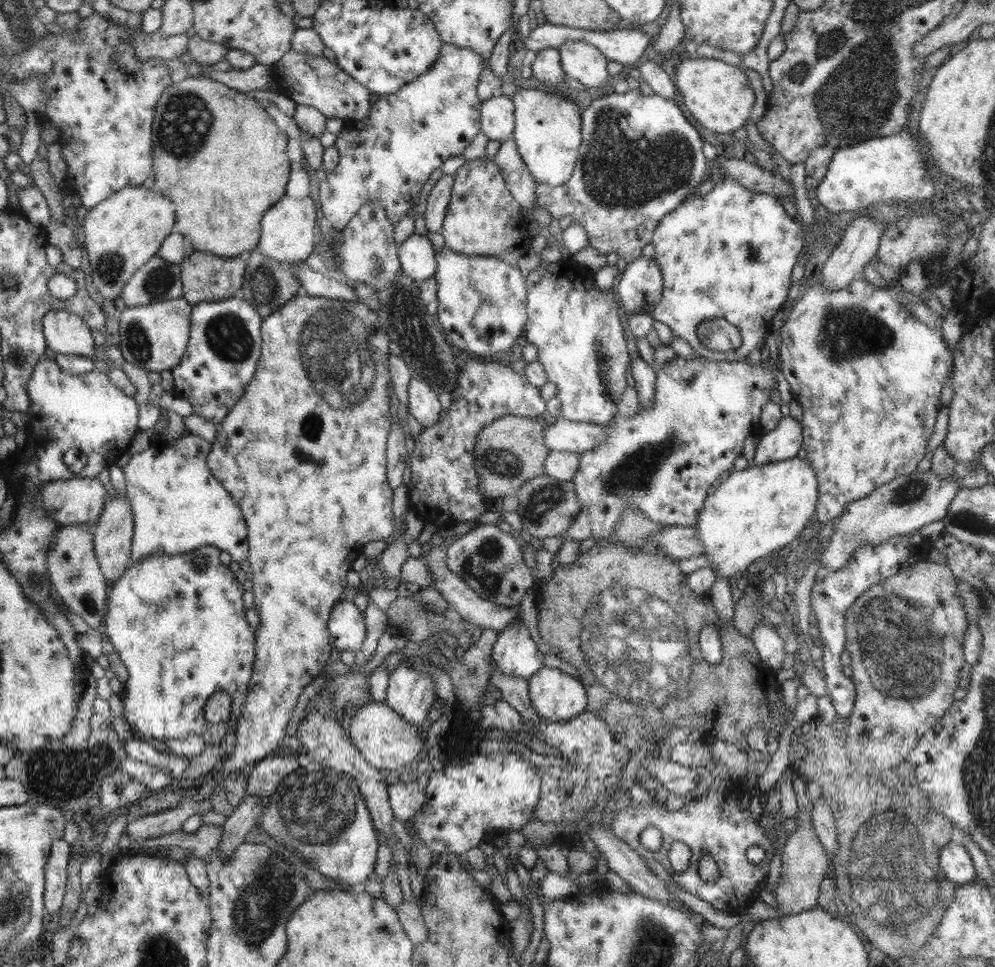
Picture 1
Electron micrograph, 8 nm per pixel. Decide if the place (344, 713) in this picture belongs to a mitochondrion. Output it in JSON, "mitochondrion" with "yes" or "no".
{"mitochondrion":"no"}

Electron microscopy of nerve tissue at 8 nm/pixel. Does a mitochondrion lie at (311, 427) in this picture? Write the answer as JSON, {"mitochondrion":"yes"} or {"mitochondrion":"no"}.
{"mitochondrion":"yes"}

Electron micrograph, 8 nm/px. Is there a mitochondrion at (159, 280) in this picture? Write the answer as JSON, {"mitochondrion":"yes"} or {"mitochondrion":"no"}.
{"mitochondrion":"yes"}

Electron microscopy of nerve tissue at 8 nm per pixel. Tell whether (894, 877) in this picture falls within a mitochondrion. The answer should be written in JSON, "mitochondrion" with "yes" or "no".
{"mitochondrion":"yes"}

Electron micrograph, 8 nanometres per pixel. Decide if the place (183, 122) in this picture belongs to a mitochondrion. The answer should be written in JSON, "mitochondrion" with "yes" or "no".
{"mitochondrion":"yes"}

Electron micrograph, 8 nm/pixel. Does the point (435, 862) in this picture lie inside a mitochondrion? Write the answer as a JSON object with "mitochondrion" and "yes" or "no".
{"mitochondrion":"no"}

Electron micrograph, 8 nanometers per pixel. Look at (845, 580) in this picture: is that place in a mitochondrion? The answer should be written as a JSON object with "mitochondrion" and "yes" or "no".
{"mitochondrion":"yes"}

